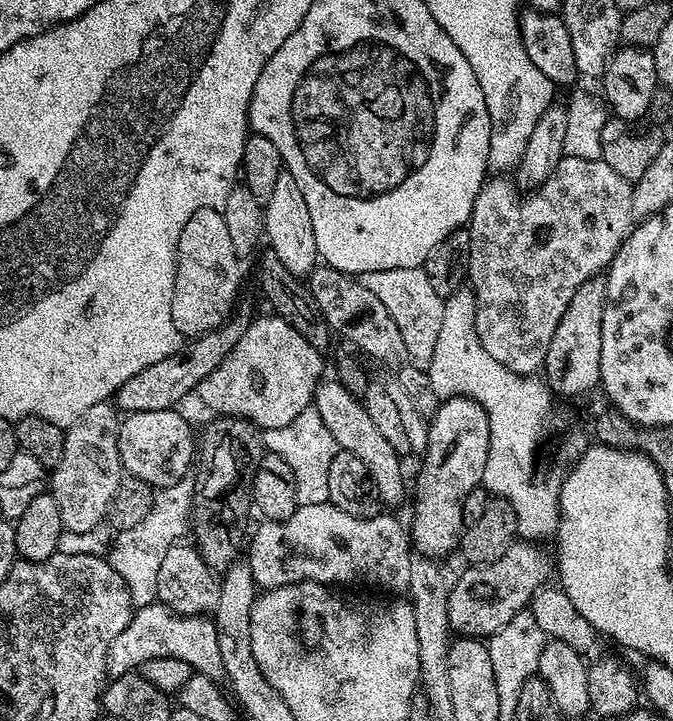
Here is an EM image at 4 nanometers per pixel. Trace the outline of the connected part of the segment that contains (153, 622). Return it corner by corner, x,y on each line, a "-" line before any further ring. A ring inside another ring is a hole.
159,602
137,607
130,622
108,651
109,677
121,676
123,672
139,669
154,658
178,658
189,664
193,673
220,678
224,676
222,650
218,650
218,630
215,619
203,616
179,616

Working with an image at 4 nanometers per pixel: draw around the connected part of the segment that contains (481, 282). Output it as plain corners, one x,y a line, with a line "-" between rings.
565,155
559,166
556,167
552,177
541,188
535,189
531,193
529,200
512,200
514,184
508,178
488,178
484,185
480,187
478,198
474,202
472,218
467,225
470,234
470,256
467,283
476,294
476,333
486,346
486,352
490,354
496,362
502,362
506,370
514,370
520,376
531,376
539,373
544,367
544,359
550,346
550,338
554,338
554,330
558,330
558,322
562,322
562,314
566,314
566,306
570,306
570,298
574,298
574,290
582,286
592,276
601,275
608,265
618,254
622,242
632,233
634,227
634,217
632,215
632,185
633,181
622,178
622,174
610,170
606,162
602,159
587,160
577,156

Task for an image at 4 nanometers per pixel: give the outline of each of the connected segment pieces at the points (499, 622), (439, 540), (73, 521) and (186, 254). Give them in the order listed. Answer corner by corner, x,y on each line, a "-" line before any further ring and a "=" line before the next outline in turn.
517,539
516,543
498,558
498,562
489,564
477,564
465,567
465,572
461,574
450,587
450,622
453,633
460,636
474,636
477,638
487,638
493,636
510,618
514,618
519,612
525,611
531,605
532,598
549,583
548,575
554,572
554,556
547,547
539,543
=
449,396
428,425
424,465
416,476
416,509
412,512
410,540
422,556
441,558
457,551
466,527
462,502
470,490
481,487
482,470
490,454
490,418
478,402
465,396
=
105,402
90,406
65,431
62,462
50,472
50,491
54,502
58,502
65,532
94,530
94,526
105,523
110,498
114,498
122,479
118,454
120,421
117,409
=
199,208
190,218
190,222
186,222
178,238
178,250
176,251
172,317
174,326
178,326
181,337
195,338
204,332
212,332
228,321
228,317
237,307
236,299
240,296
240,283
244,280
244,272
240,269
240,264
242,264
242,257
238,255
233,243
230,242
223,211
219,208

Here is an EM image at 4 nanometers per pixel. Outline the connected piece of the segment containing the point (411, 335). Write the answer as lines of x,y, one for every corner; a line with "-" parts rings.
423,267
361,272
358,279
362,286
366,286
381,299
394,322
398,324
411,363
426,370
433,360
435,343
438,342
439,331
442,330
445,299
435,292

